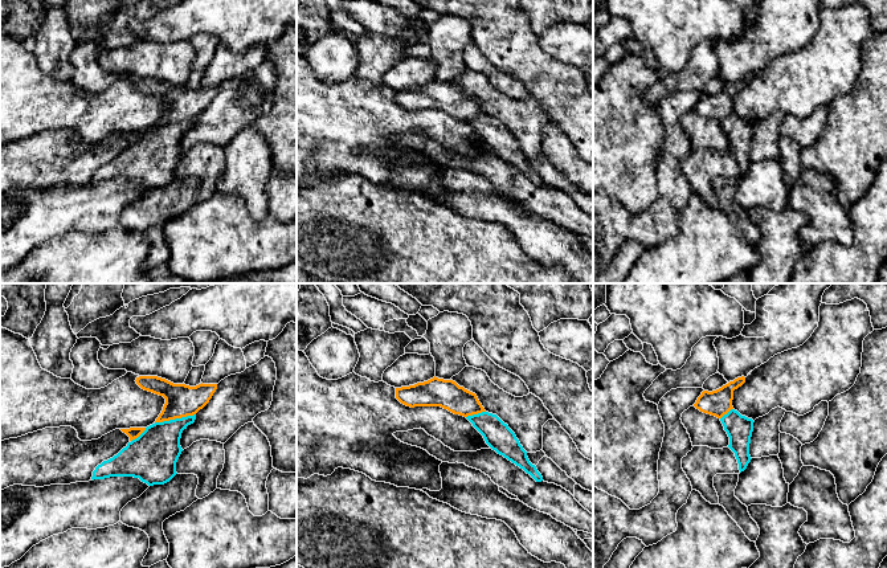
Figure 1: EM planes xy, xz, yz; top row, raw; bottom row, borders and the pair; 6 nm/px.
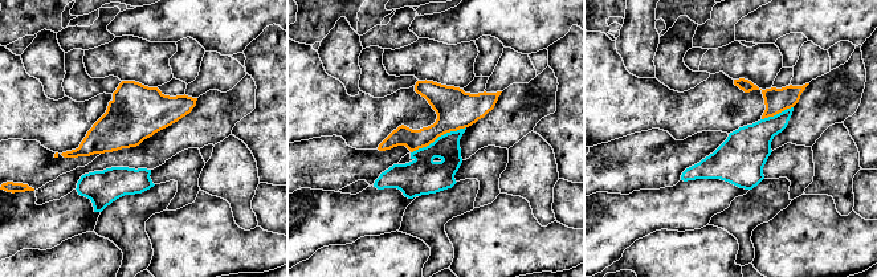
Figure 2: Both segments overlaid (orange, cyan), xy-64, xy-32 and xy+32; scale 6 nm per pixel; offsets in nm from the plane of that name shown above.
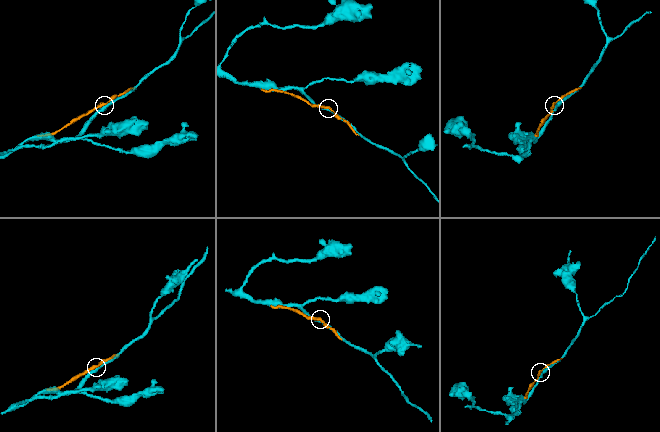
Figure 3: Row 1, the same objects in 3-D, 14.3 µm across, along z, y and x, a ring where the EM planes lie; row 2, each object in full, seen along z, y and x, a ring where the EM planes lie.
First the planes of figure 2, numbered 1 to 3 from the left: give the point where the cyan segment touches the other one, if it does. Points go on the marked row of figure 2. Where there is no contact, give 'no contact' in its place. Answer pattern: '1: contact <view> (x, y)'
1: no contact
2: contact xy-32 (437, 137)
3: contact xy+32 (776, 113)

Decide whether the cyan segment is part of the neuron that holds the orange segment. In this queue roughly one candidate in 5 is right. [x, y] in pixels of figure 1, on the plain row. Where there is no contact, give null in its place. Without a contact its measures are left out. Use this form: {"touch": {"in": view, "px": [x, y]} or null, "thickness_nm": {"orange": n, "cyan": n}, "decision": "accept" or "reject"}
{"touch": {"in": "xy", "px": [175, 121]}, "thickness_nm": {"orange": 200, "cyan": 280}, "decision": "reject"}

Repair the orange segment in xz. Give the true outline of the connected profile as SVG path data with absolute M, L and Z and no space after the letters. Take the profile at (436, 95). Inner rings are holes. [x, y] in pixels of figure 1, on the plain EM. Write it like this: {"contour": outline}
{"contour": "M436 79L424 86L396 91L396 102L410 111L441 110L463 120L486 115L475 97L453 83Z"}

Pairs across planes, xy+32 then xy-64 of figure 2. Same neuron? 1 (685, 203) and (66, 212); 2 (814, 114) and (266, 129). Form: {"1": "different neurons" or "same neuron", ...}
{"1": "same neuron", "2": "different neurons"}

